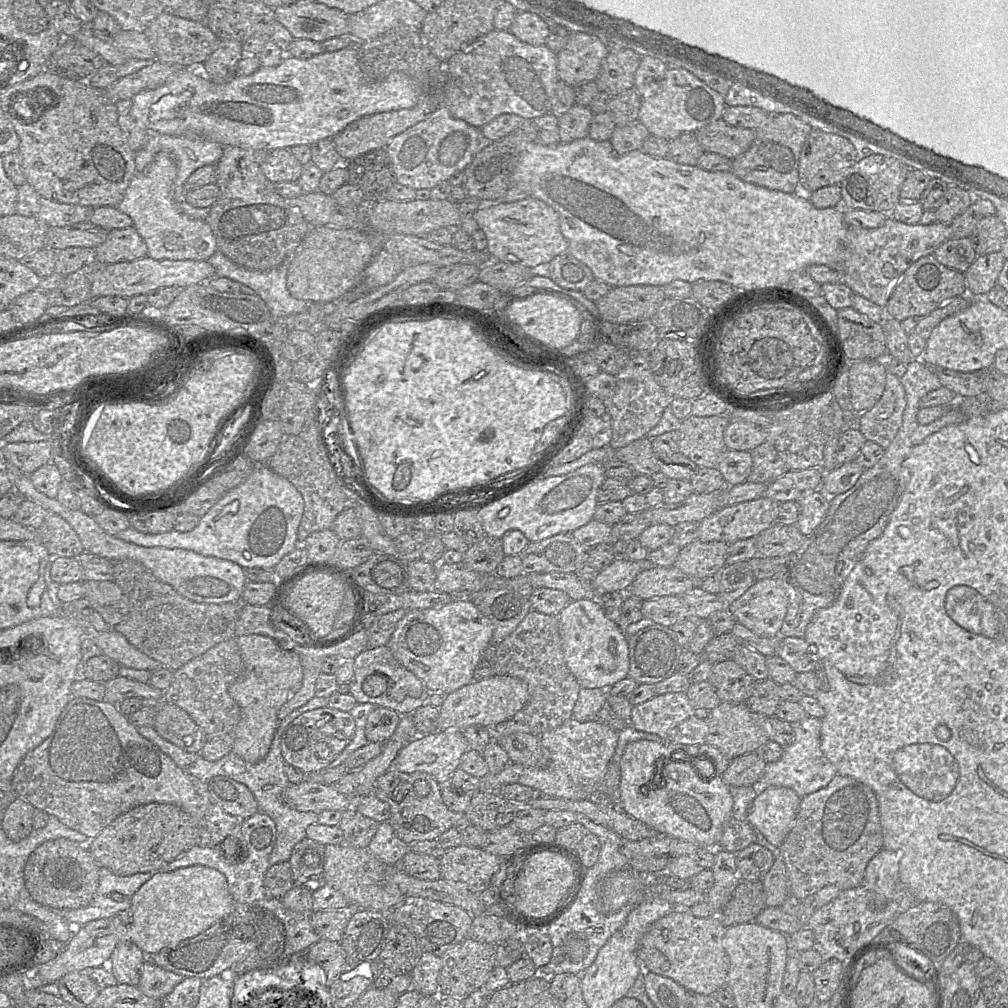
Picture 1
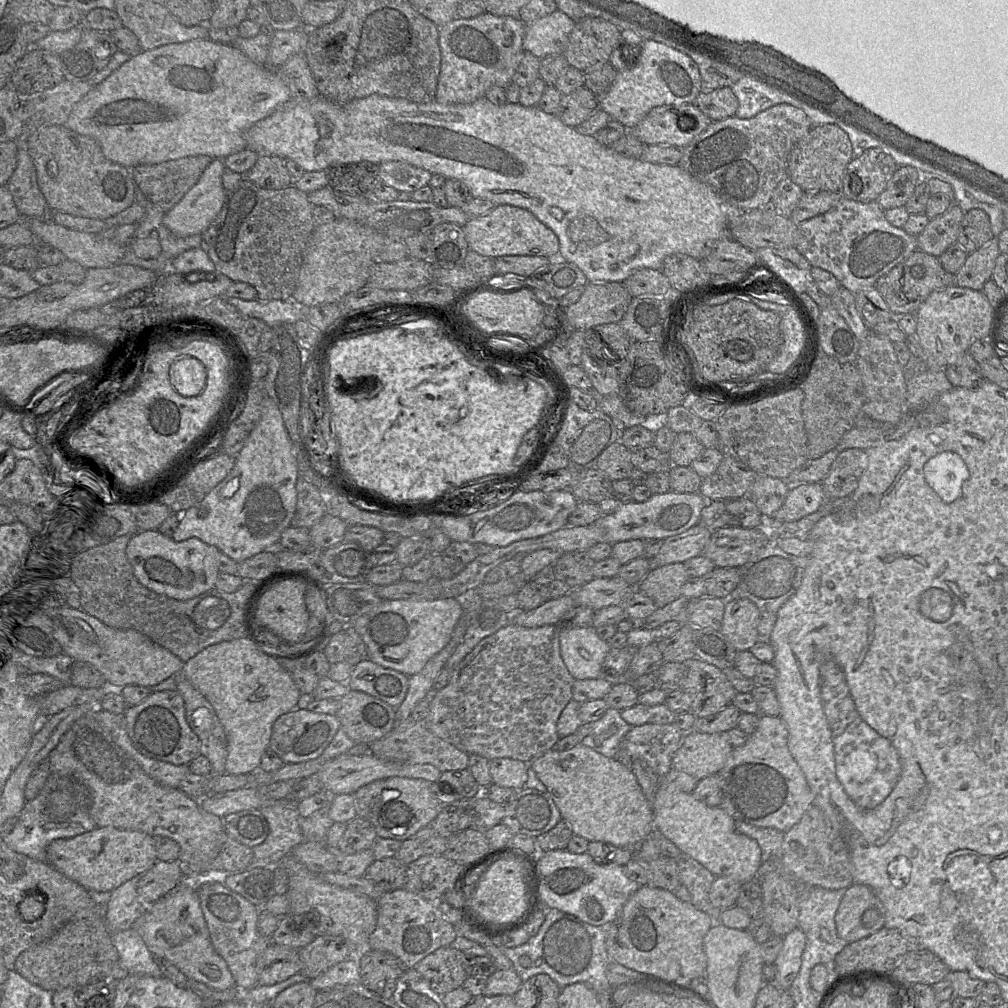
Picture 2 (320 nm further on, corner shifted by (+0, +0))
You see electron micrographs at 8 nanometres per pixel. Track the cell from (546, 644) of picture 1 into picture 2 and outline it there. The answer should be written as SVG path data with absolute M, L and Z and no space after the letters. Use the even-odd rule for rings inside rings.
M509 622L482 639L452 670L449 683L438 690L429 703L424 725L434 735L468 755L477 754L487 760L511 758L530 763L552 749L560 739L556 724L572 699L574 680L560 654L558 625L524 627Z

